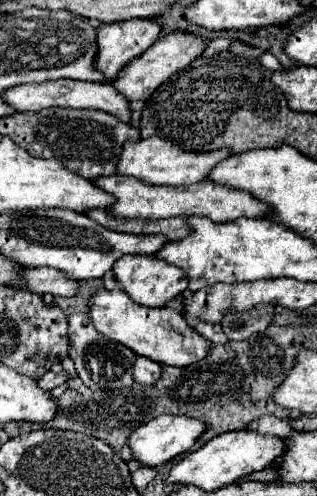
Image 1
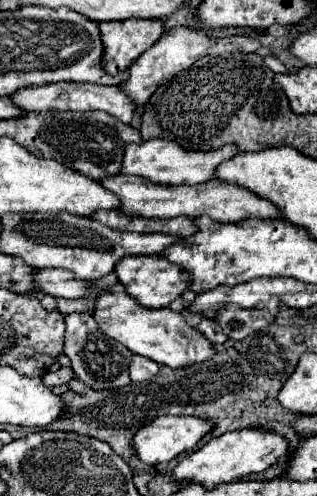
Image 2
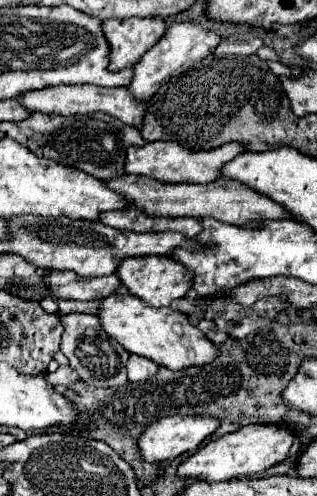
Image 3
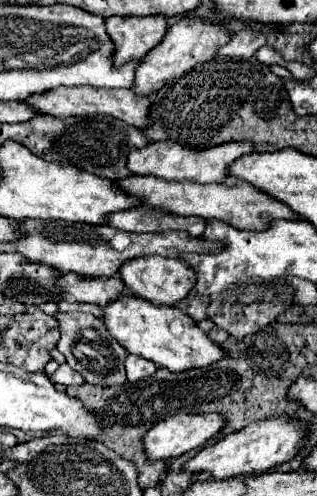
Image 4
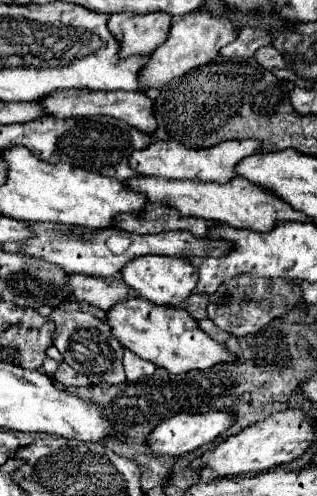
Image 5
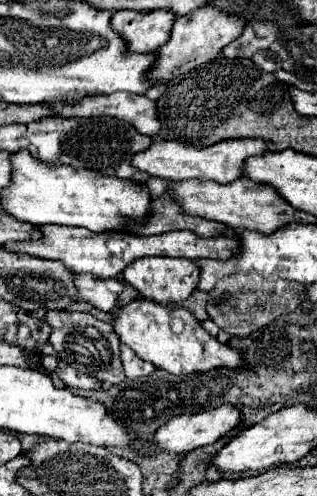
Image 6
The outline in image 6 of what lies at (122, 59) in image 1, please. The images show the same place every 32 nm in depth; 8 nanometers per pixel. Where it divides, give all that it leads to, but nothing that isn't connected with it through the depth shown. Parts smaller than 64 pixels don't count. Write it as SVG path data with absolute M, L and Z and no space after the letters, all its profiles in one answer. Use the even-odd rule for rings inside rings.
M118 10L112 16L112 26L126 38L132 52L154 52L170 40L174 18L170 10Z

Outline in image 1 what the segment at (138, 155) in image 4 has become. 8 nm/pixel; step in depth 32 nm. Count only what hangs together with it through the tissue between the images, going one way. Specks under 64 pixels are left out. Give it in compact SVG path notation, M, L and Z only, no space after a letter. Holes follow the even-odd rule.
M152 136L148 140L140 140L140 142L128 142L124 144L120 162L118 162L118 172L126 174L126 176L138 176L140 180L148 182L148 184L172 184L172 182L202 182L206 180L206 176L210 174L210 170L222 162L224 158L232 156L230 148L222 148L216 152L186 152L180 146Z

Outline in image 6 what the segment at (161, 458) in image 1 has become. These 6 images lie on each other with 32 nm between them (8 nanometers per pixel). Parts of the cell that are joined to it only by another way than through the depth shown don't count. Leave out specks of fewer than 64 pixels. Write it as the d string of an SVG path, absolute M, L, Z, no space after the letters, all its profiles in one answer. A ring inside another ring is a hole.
M222 404L214 410L206 410L206 412L198 412L198 414L184 414L184 416L176 416L172 418L168 424L164 424L162 428L158 428L158 432L154 434L154 446L158 450L166 450L166 452L192 452L200 446L208 446L214 444L216 440L224 438L228 432L232 432L238 424L242 422L242 414L240 408L236 408L234 404Z

